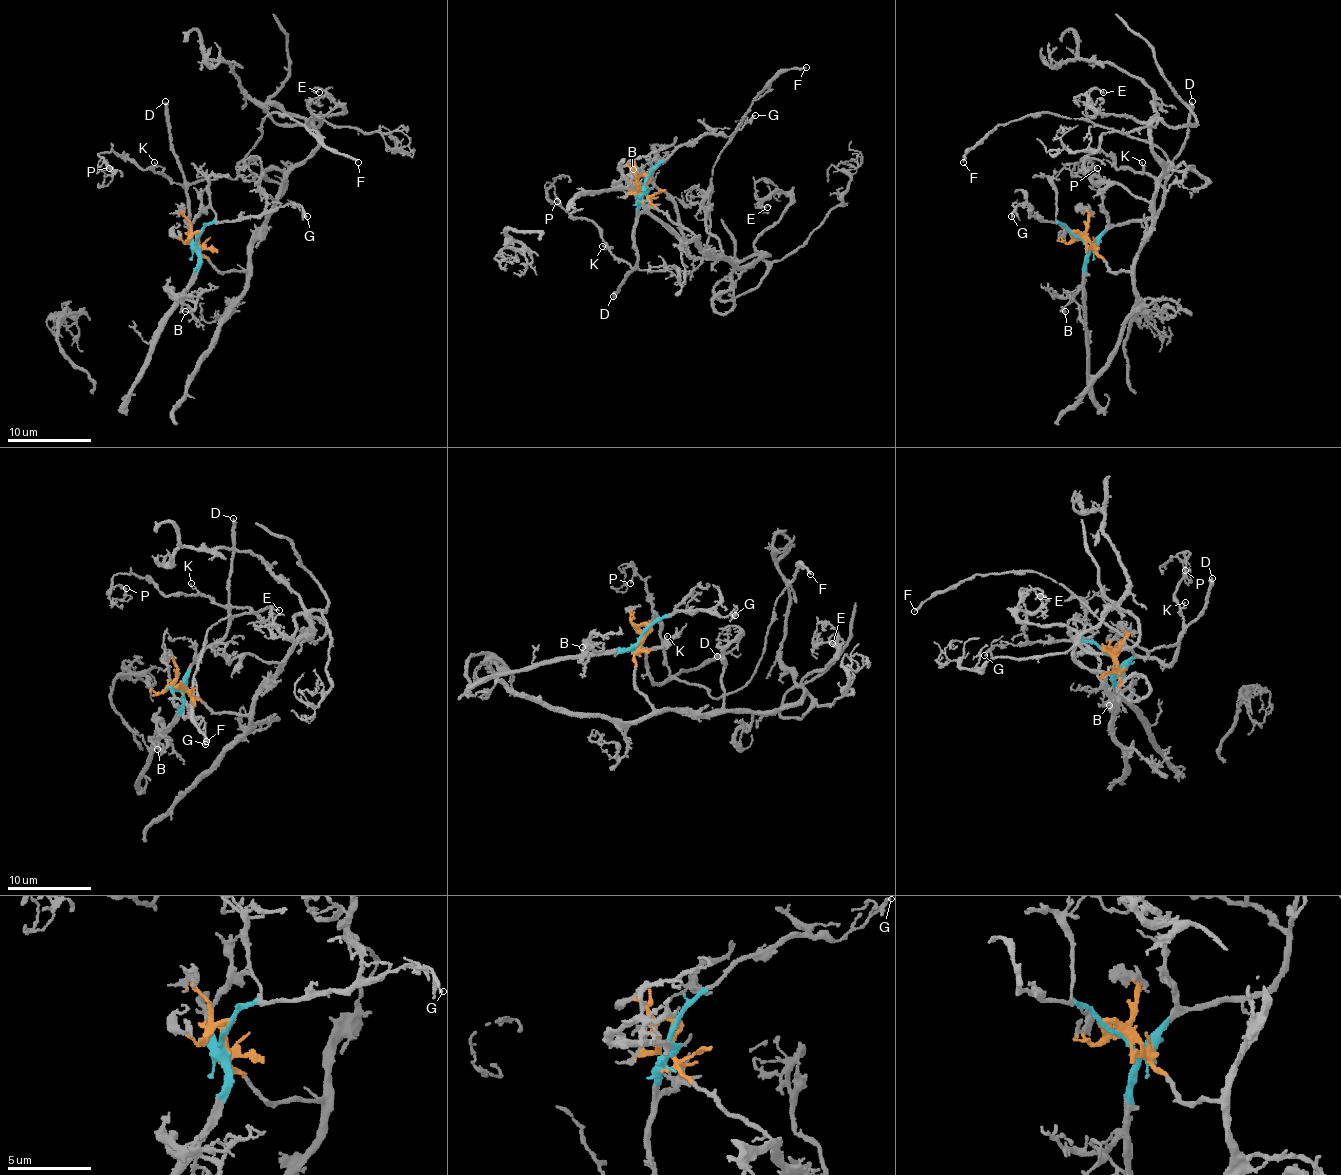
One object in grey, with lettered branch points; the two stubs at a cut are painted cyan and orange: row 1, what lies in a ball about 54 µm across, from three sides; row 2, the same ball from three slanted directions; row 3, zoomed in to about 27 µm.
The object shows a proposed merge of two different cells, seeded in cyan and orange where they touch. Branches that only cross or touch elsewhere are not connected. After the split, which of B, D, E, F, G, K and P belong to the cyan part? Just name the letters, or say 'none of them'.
B, D, F, G, K, P

